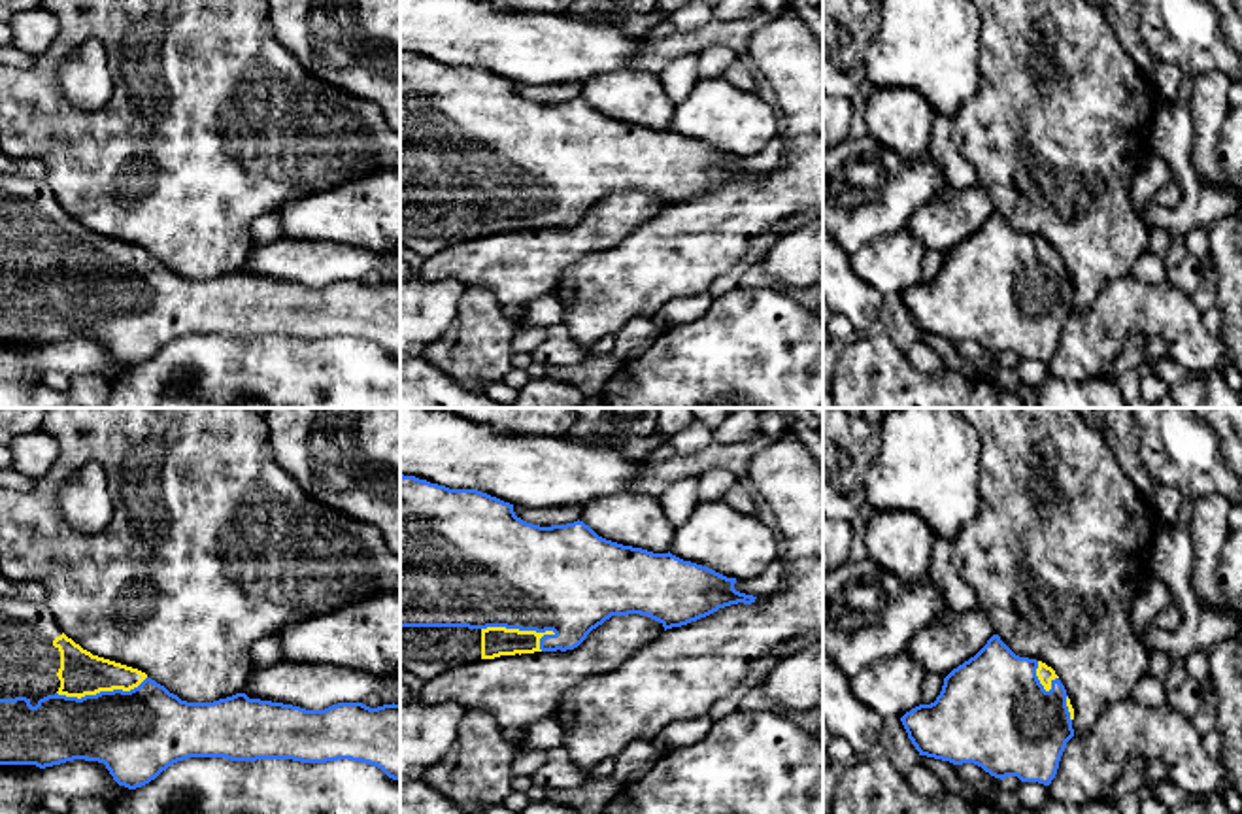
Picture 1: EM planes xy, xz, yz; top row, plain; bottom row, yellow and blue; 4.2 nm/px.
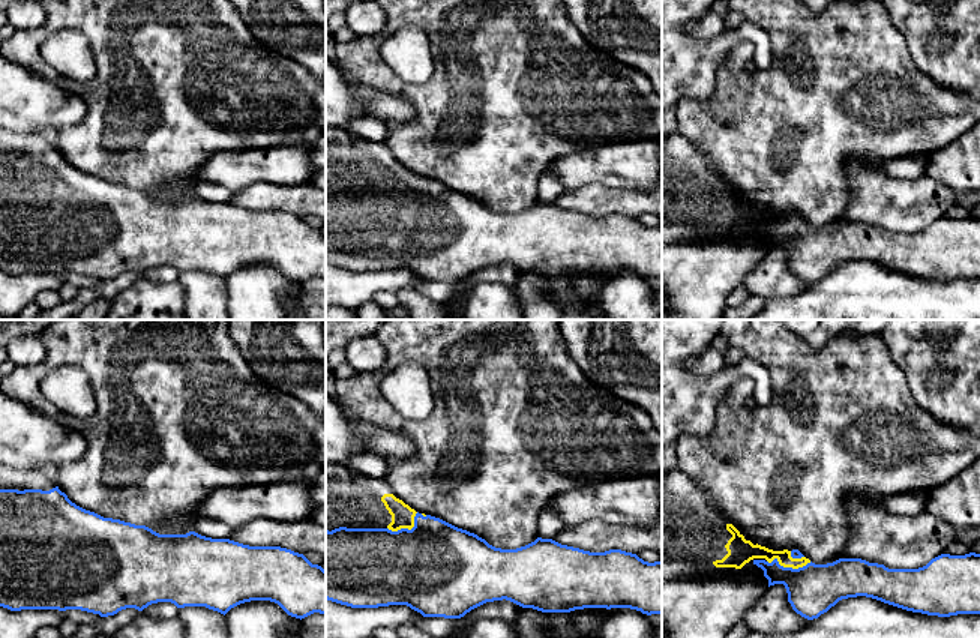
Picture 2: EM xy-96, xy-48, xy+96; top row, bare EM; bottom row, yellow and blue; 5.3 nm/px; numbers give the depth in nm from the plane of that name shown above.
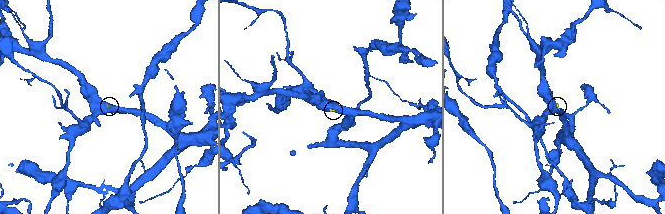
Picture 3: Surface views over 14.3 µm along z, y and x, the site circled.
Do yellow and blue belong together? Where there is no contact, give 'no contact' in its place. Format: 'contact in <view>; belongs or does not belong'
contact in xz; belongs

